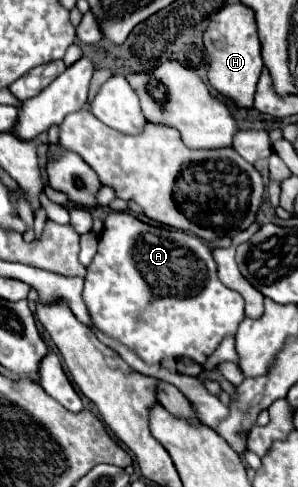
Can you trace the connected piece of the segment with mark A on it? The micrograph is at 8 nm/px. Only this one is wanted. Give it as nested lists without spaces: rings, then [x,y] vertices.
[[[112,212],[104,220],[98,252],[84,282],[84,302],[94,326],[134,350],[146,364],[160,364],[166,356],[186,356],[204,364],[222,338],[236,334],[238,324],[244,320],[244,300],[218,280],[212,250],[204,240],[182,230],[144,224],[128,212]]]

